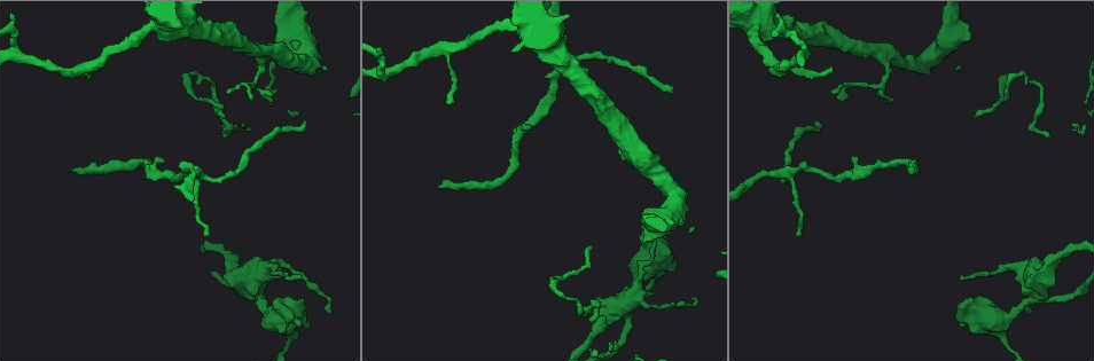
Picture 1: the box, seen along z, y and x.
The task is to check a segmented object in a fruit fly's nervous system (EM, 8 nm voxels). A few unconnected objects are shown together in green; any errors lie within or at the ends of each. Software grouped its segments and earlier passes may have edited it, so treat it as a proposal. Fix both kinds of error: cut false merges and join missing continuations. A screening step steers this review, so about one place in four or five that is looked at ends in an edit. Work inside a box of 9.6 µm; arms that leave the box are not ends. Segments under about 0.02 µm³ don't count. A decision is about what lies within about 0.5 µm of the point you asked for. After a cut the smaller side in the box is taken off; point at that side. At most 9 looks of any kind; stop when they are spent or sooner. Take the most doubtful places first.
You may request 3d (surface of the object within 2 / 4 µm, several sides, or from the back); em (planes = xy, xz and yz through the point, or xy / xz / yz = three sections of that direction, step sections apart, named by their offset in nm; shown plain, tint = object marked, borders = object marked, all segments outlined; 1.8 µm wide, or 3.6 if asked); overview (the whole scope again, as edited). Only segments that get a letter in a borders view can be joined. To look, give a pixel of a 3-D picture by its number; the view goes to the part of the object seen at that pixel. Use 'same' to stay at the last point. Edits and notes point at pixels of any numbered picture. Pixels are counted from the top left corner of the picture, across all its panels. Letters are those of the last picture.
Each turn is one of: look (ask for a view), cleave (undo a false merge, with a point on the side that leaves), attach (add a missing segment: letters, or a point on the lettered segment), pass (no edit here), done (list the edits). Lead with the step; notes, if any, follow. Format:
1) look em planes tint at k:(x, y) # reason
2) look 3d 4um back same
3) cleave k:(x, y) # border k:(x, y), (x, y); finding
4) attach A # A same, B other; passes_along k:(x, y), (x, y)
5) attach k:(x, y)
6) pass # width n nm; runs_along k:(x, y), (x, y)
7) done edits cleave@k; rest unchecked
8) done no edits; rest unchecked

look 3d 2um at 1:(73, 168) # end of a long branch

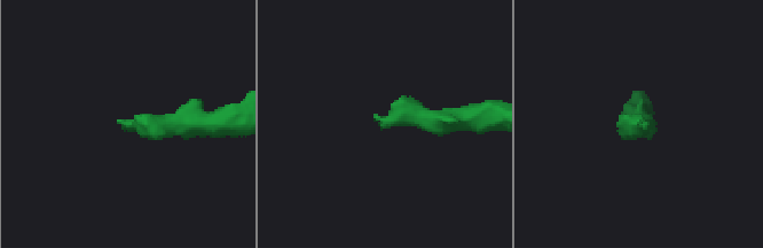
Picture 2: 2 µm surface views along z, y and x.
look em planes tint at 2:(119, 123) # shape alone is not enough

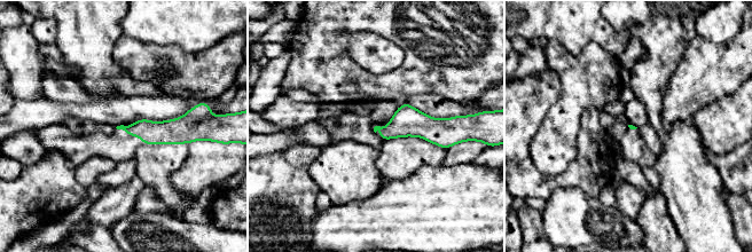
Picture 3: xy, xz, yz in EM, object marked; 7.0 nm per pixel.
look em planes borders same # what lies round it

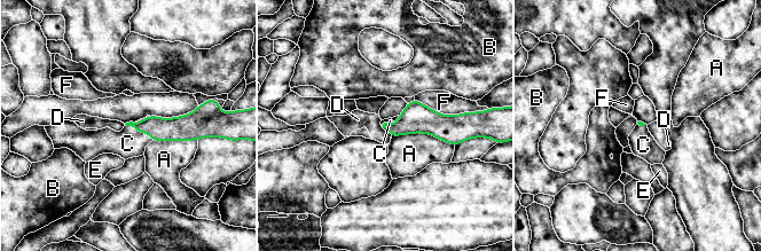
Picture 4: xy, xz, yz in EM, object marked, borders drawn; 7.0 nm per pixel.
attach C # longest_contact A 440 nm; A other, B other, C same, D other, E other, F other; the neuron continues

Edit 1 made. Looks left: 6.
look 3d 4um at 1:(817, 122)

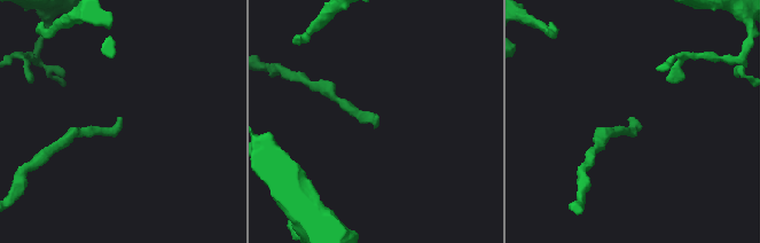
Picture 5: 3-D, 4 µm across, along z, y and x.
look em planes borders at 5:(377, 123) # shape alone is not enough

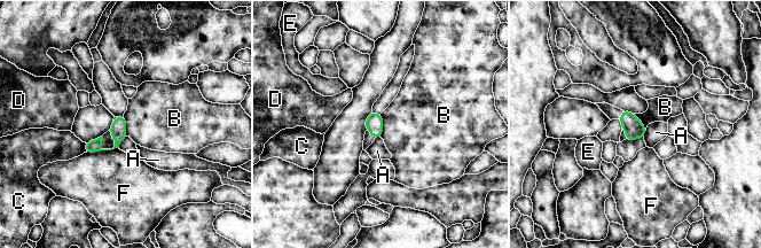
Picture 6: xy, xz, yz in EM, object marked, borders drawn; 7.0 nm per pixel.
pass # A other, B other, C other, D other, E other, F other; border 6:(379, 114), (382, 117), (381, 137); no lettered segment goes on from it

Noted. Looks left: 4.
look em 3.6um planes borders at 1:(309, 326) # stops while still wide

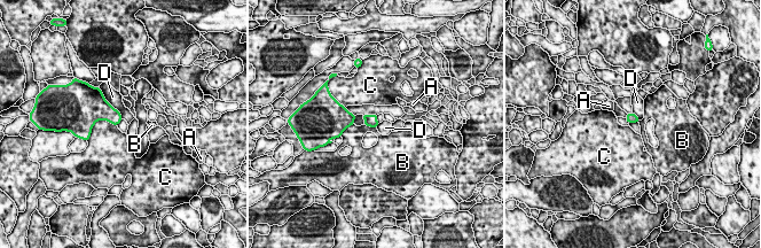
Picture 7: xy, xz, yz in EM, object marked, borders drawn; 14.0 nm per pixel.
pass # A other, B other, C other, D other; border 7:(97, 87), (103, 98), (123, 118); none of them fits

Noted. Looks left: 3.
look 3d 4um at 1:(883, 79) # sudden change in width

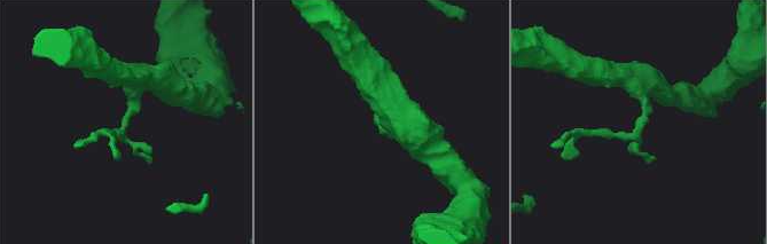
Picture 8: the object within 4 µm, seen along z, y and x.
look em xz step 16 tint at 8:(640, 124)

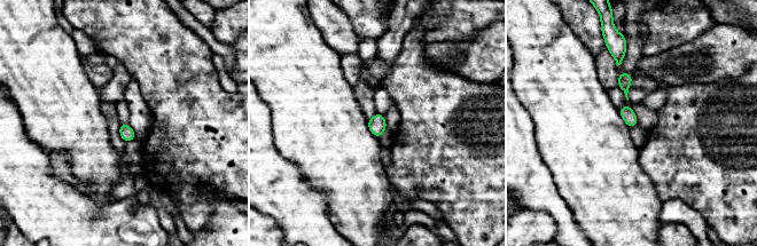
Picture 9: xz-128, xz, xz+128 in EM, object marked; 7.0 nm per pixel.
look em yz step 16 borders same

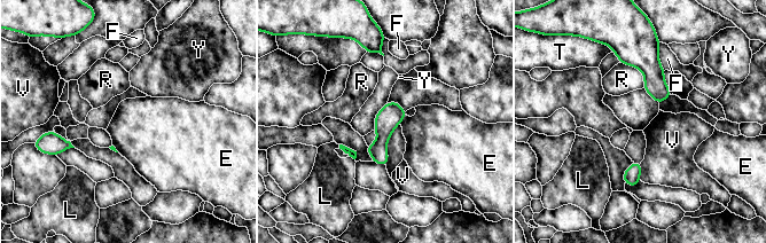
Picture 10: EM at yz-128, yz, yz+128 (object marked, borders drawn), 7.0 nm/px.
pass # E other, F other, L other, R other, T other, V other, Y other; border 10:(406, 115), (399, 123); all the same neuron

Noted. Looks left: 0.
done edits attach@4; rest unchecked

